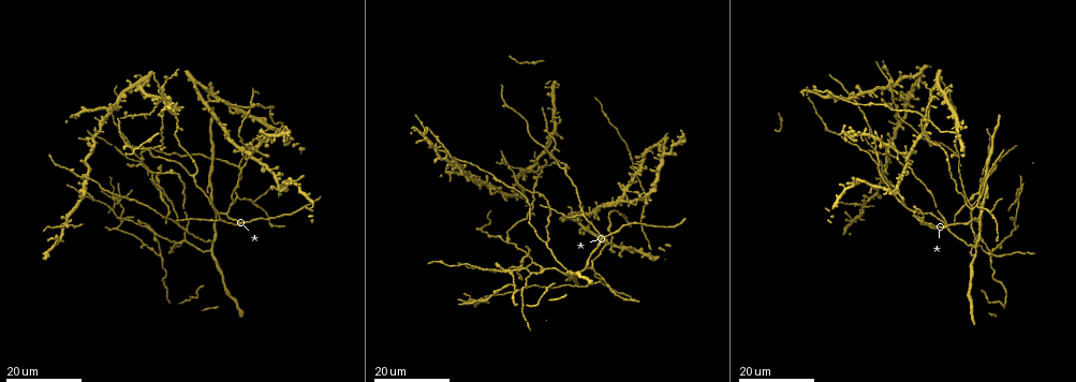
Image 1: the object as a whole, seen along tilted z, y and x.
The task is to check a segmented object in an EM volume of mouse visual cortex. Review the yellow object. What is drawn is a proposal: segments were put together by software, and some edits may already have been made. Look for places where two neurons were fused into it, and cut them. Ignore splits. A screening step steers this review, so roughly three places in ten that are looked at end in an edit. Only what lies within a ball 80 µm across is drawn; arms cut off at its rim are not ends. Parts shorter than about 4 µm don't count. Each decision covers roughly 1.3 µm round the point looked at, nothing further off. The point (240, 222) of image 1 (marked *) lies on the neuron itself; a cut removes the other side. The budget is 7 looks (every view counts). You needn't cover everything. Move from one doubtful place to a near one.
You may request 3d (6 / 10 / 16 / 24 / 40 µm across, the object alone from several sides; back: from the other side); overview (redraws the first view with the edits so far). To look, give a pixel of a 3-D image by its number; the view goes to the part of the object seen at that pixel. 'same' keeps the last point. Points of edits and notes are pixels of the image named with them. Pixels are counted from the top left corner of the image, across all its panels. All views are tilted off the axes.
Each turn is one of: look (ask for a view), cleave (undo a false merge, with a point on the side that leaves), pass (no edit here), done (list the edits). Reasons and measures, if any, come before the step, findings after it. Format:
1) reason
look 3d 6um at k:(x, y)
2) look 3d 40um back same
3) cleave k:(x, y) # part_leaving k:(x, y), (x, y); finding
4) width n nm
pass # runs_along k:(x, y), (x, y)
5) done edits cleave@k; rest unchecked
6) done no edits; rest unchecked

three arms meet
look 3d 16um at 1:(225, 211)

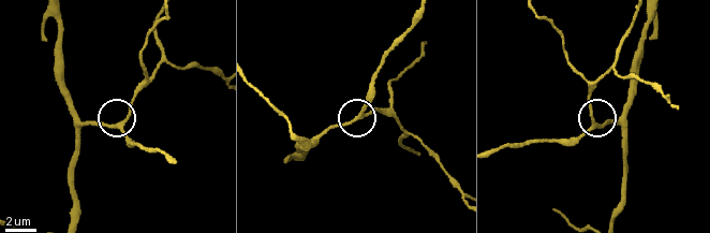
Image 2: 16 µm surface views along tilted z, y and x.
look 3d 10um at 2:(359, 117)

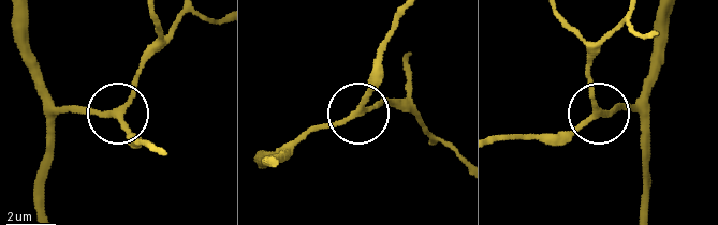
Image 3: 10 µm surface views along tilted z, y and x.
width 200 nm
pass # runs_along 3:(496, 141), (566, 139), (579, 133), (596, 114), (584, 69); one neuron here

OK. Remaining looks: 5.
three arms meet
look 3d 16um at 1:(541, 273)

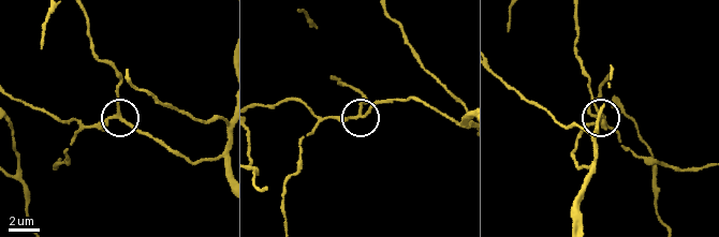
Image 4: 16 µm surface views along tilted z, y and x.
look 3d 6um at 4:(116, 109)

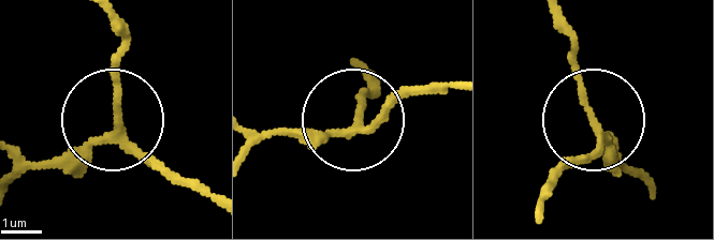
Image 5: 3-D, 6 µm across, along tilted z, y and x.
arms 3
pass # runs_along 5:(448, 87), (419, 89), (370, 129), (270, 134); all the same neuron

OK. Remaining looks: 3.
three arms meet
look 3d 16um at 1:(252, 203)

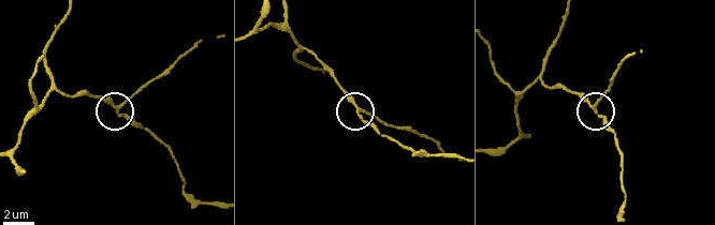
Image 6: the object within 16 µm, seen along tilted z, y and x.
look 3d 10um at 6:(362, 111)

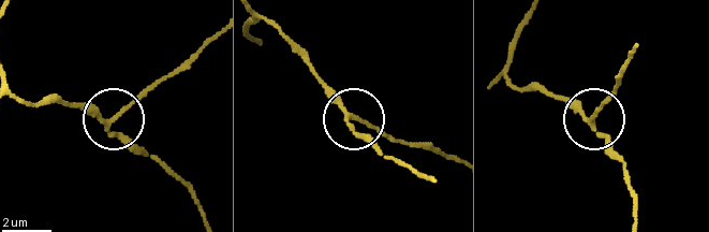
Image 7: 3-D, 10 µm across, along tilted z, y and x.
side_arm 9 um
pass # runs_along 7:(501, 77), (528, 91), (567, 96), (593, 117), (614, 87); continuous, no second neuron

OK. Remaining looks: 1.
done no edits; rest unchecked

